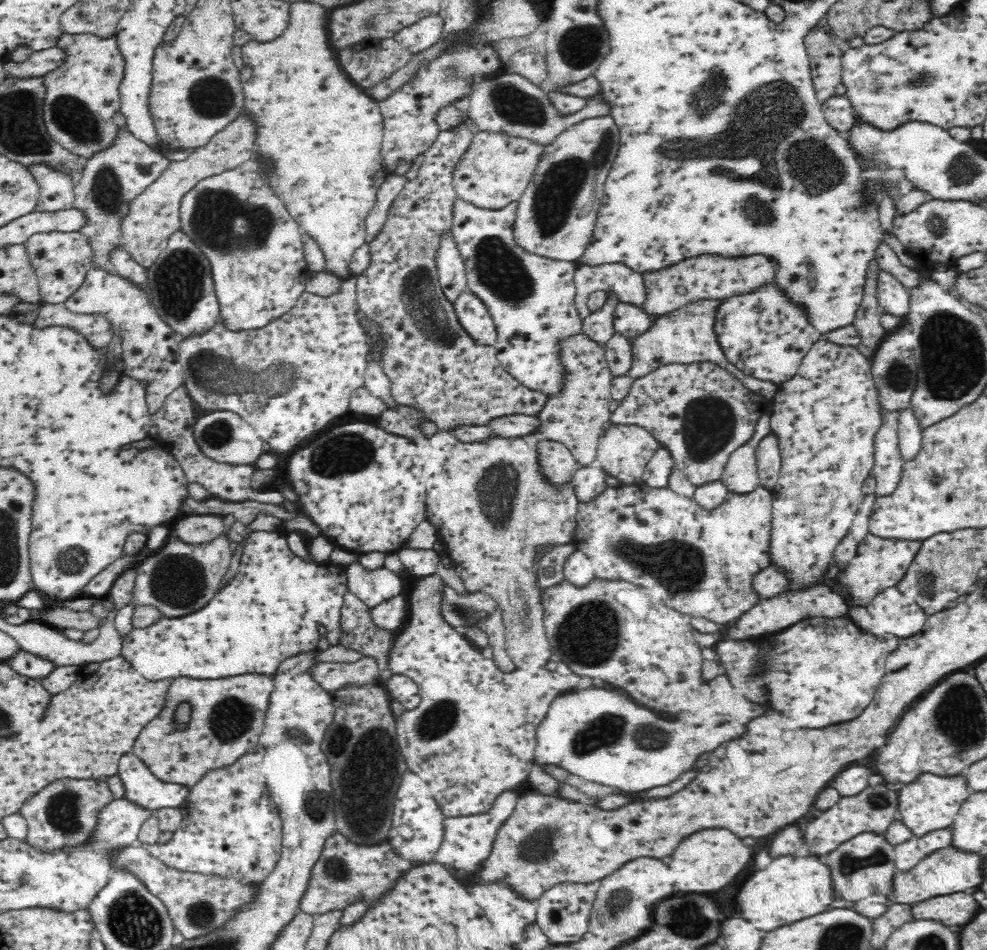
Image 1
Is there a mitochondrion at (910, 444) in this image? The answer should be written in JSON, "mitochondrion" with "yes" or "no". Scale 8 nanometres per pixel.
{"mitochondrion":"no"}

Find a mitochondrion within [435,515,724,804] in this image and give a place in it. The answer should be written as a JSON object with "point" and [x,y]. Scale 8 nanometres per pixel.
{"point":[682,566]}

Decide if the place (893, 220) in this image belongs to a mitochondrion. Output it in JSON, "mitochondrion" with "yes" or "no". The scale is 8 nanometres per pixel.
{"mitochondrion":"no"}

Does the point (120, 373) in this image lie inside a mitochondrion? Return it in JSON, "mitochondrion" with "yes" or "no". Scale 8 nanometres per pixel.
{"mitochondrion":"no"}

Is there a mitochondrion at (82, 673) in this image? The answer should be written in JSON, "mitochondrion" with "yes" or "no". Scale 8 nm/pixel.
{"mitochondrion":"no"}

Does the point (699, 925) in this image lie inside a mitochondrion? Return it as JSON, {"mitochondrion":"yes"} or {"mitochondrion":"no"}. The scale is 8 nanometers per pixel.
{"mitochondrion":"no"}

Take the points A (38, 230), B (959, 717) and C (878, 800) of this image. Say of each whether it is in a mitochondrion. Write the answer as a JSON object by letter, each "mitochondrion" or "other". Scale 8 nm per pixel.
{"A":"other","B":"mitochondrion","C":"mitochondrion"}

